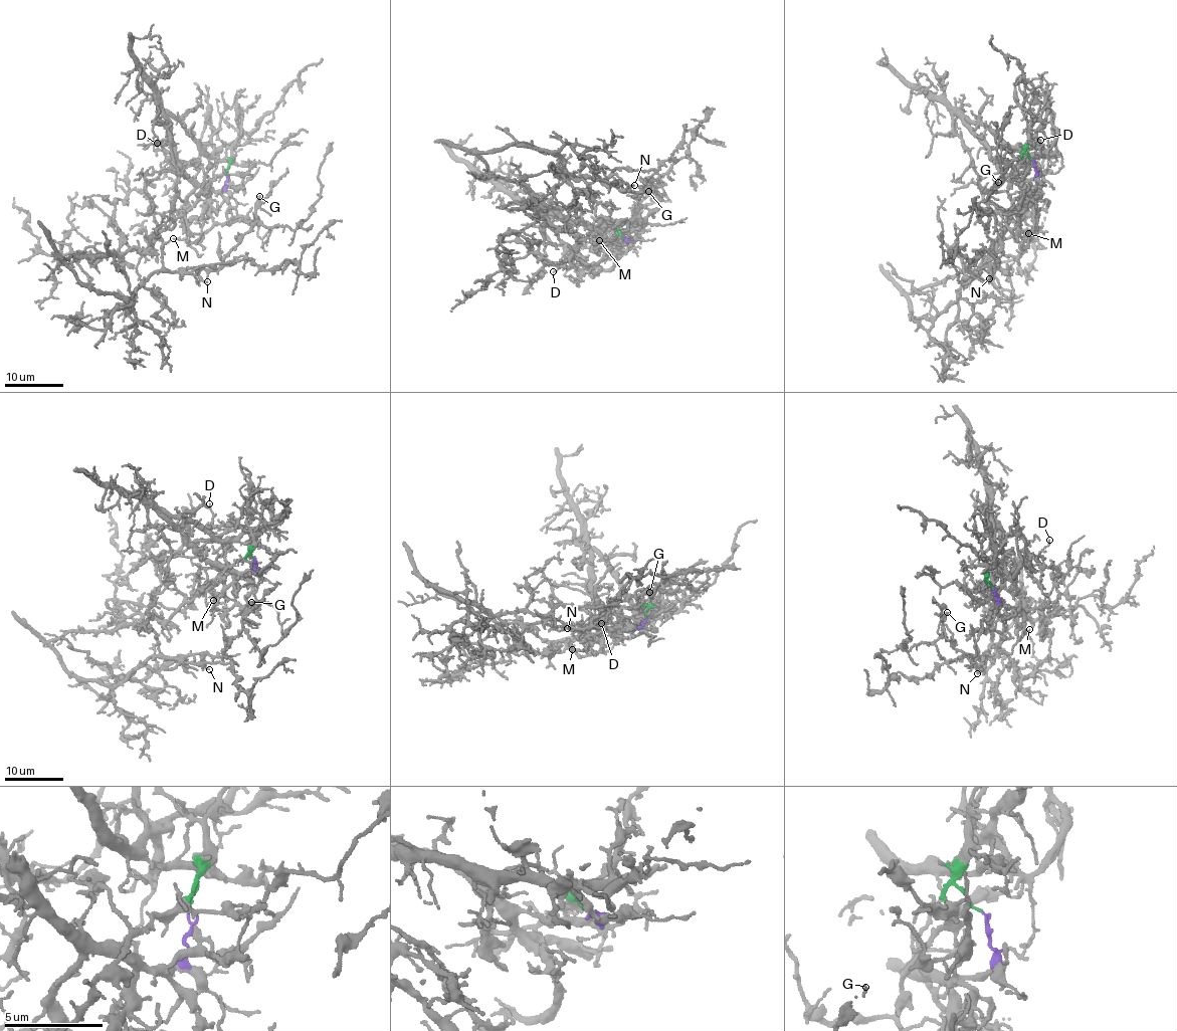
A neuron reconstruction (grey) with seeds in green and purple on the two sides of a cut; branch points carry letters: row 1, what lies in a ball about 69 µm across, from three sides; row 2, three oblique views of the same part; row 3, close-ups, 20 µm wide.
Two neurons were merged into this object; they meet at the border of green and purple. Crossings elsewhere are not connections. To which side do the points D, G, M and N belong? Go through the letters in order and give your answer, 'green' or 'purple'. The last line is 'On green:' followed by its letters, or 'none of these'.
D: purple
G: green
M: purple
N: green
On green: G, N

